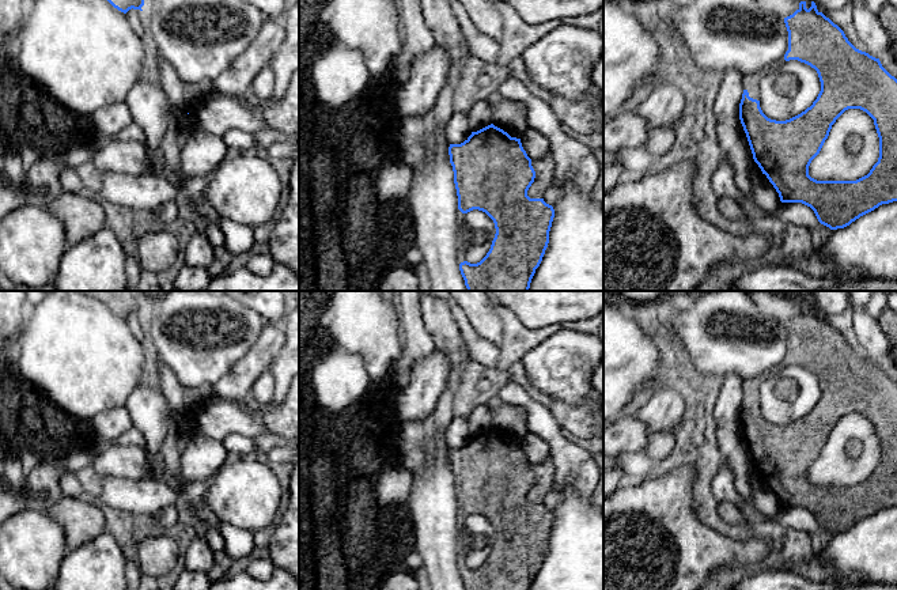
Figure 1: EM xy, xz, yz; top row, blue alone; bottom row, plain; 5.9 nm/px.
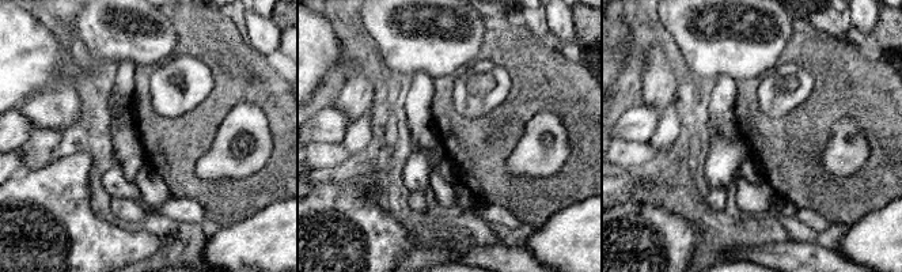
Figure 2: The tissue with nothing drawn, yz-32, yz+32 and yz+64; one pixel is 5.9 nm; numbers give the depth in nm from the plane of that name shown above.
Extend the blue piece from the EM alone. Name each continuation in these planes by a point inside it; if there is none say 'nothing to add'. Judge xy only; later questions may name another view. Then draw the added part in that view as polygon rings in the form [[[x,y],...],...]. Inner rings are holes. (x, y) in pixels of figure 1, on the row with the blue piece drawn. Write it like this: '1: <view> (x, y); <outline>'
nothing to add

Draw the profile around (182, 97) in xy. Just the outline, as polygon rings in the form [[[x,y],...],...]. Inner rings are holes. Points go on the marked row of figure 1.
[[[159,56],[159,72],[159,86],[167,97],[171,113],[160,144],[164,159],[162,174],[182,189],[185,184],[179,174],[179,155],[192,132],[188,126],[188,113],[198,102],[212,95],[213,86],[212,83],[183,82],[162,56]]]

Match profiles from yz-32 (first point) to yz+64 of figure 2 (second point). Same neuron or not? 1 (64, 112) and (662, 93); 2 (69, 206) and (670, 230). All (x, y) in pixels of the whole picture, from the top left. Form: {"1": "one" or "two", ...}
{"1": "one", "2": "one"}

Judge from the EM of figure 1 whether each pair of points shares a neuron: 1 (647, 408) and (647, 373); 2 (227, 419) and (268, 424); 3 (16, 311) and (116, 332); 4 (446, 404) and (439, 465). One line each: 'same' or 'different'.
1: different
2: same
3: different
4: different

